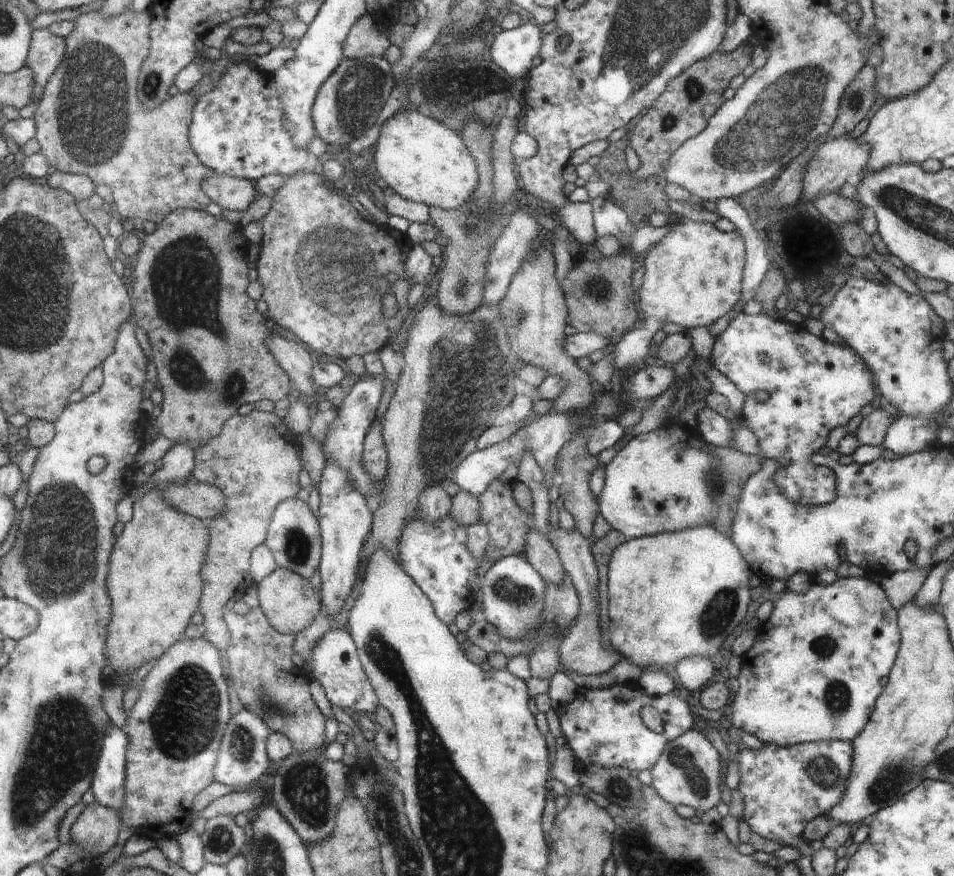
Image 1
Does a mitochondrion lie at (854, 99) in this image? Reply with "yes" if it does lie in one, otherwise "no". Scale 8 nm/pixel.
yes

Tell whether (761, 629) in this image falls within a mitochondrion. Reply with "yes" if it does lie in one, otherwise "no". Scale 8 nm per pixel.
no

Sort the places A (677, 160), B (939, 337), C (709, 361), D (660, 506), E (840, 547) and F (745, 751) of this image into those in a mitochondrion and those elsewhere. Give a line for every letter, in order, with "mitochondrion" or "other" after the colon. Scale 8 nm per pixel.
A: other
B: other
C: other
D: other
E: other
F: other

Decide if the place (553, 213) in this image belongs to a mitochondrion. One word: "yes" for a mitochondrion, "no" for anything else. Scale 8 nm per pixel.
no

